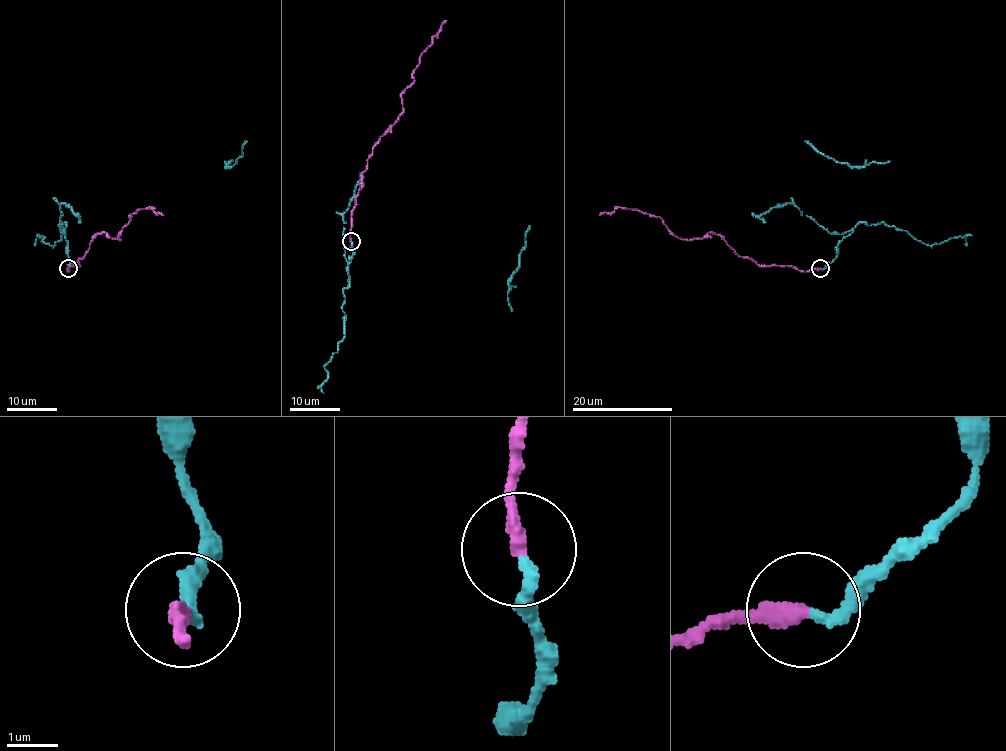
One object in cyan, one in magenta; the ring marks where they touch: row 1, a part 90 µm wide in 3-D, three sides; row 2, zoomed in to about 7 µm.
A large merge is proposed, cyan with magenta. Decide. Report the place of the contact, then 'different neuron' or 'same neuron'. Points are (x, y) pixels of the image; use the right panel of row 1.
(820, 268) | same neuron

